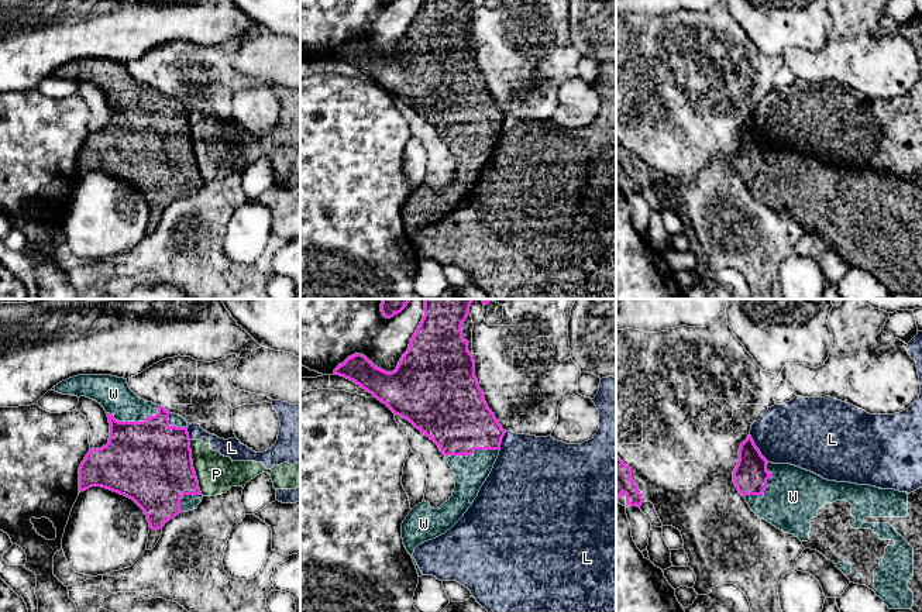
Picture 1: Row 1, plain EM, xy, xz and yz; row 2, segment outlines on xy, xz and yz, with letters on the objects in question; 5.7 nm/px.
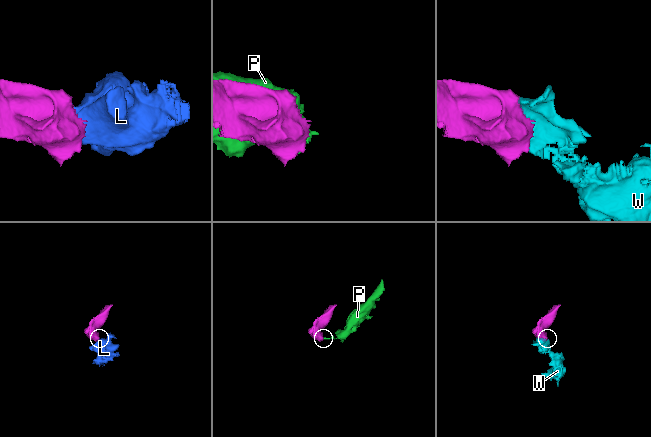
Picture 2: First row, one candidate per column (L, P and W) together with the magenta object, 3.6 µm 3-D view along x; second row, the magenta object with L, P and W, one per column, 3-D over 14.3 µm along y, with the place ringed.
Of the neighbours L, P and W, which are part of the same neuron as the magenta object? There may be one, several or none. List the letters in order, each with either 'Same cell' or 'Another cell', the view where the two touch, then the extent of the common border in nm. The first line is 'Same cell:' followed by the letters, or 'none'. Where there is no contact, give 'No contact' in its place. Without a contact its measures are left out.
Same cell: W
L: Another cell. Touches magenta in yz. Shared border 200 nm
P: Another cell. Touches magenta in xy. Shared border 320 nm
W: Same cell. Touches magenta in xy. Shared border 300 nm

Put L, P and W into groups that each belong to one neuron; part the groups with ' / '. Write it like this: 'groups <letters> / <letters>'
groups L P / W

